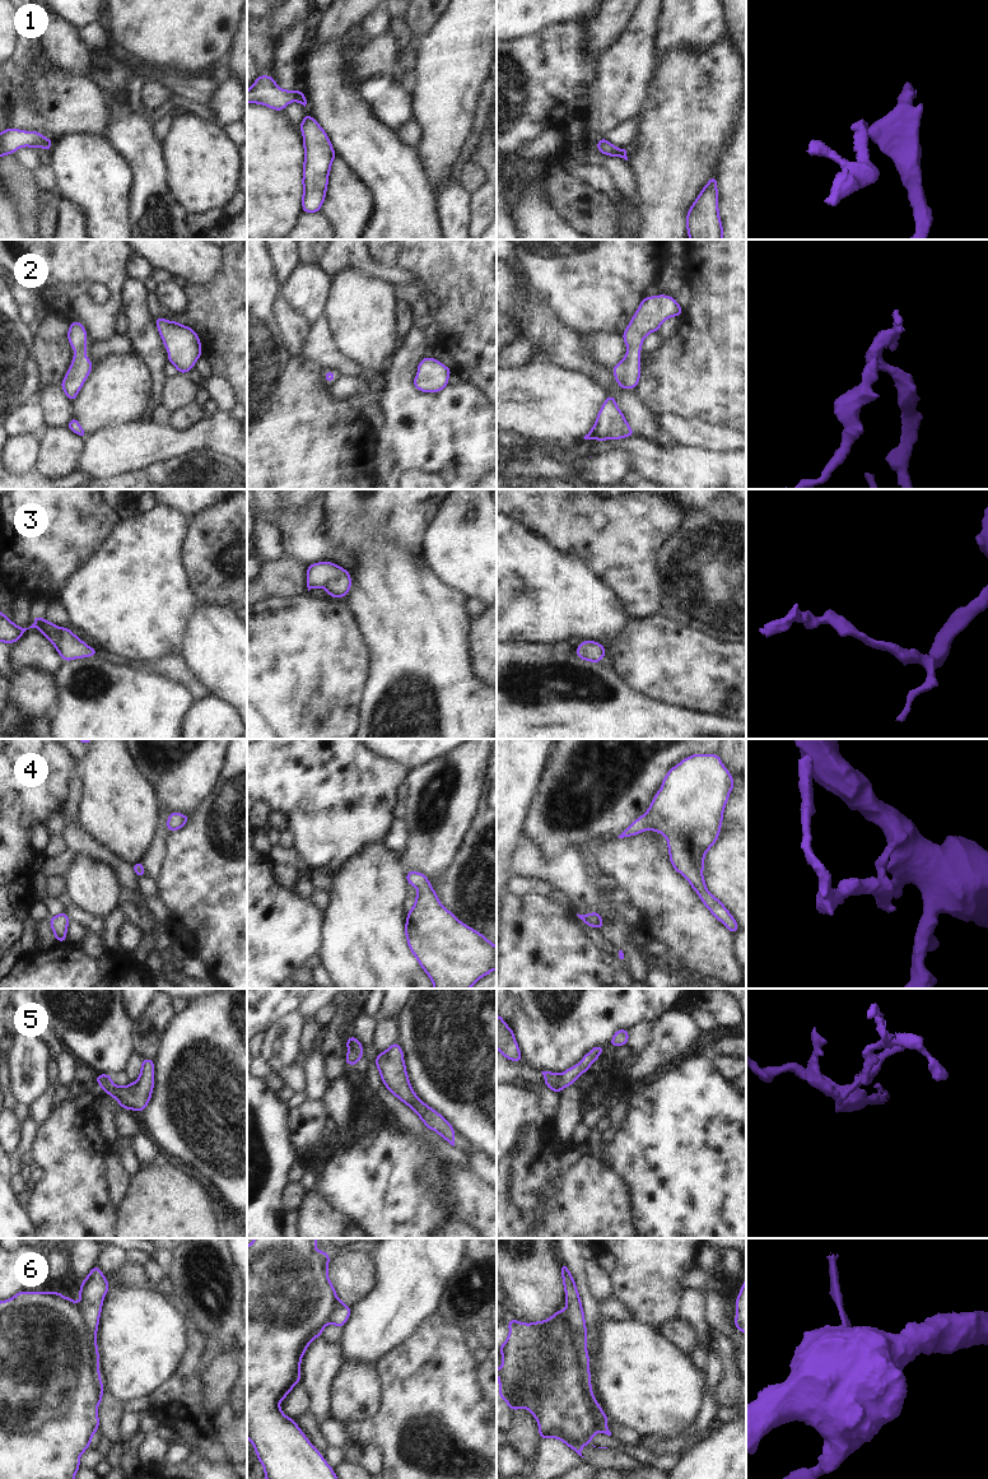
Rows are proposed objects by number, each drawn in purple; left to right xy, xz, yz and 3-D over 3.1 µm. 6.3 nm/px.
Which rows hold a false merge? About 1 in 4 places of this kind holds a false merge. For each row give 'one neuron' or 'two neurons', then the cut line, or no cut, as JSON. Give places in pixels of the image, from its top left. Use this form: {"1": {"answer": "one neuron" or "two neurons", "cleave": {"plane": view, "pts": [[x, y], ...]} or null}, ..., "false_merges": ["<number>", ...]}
{"1": {"answer": "one neuron", "cleave": null}, "2": {"answer": "one neuron", "cleave": null}, "3": {"answer": "one neuron", "cleave": null}, "4": {"answer": "one neuron", "cleave": null}, "5": {"answer": "two neurons", "cleave": {"plane": "xz", "pts": [[349, 1049], [360, 1056]]}}, "6": {"answer": "two neurons", "cleave": {"plane": "xy", "pts": [[78, 1303], [85, 1314], [85, 1334], [93, 1344]]}}, "false_merges": ["5", "6"]}

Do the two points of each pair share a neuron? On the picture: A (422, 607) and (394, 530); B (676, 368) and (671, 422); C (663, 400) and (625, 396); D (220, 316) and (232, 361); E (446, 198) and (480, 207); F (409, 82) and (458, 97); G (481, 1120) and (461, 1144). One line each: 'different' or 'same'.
A: different
B: different
C: different
D: same
E: different
F: different
G: different

